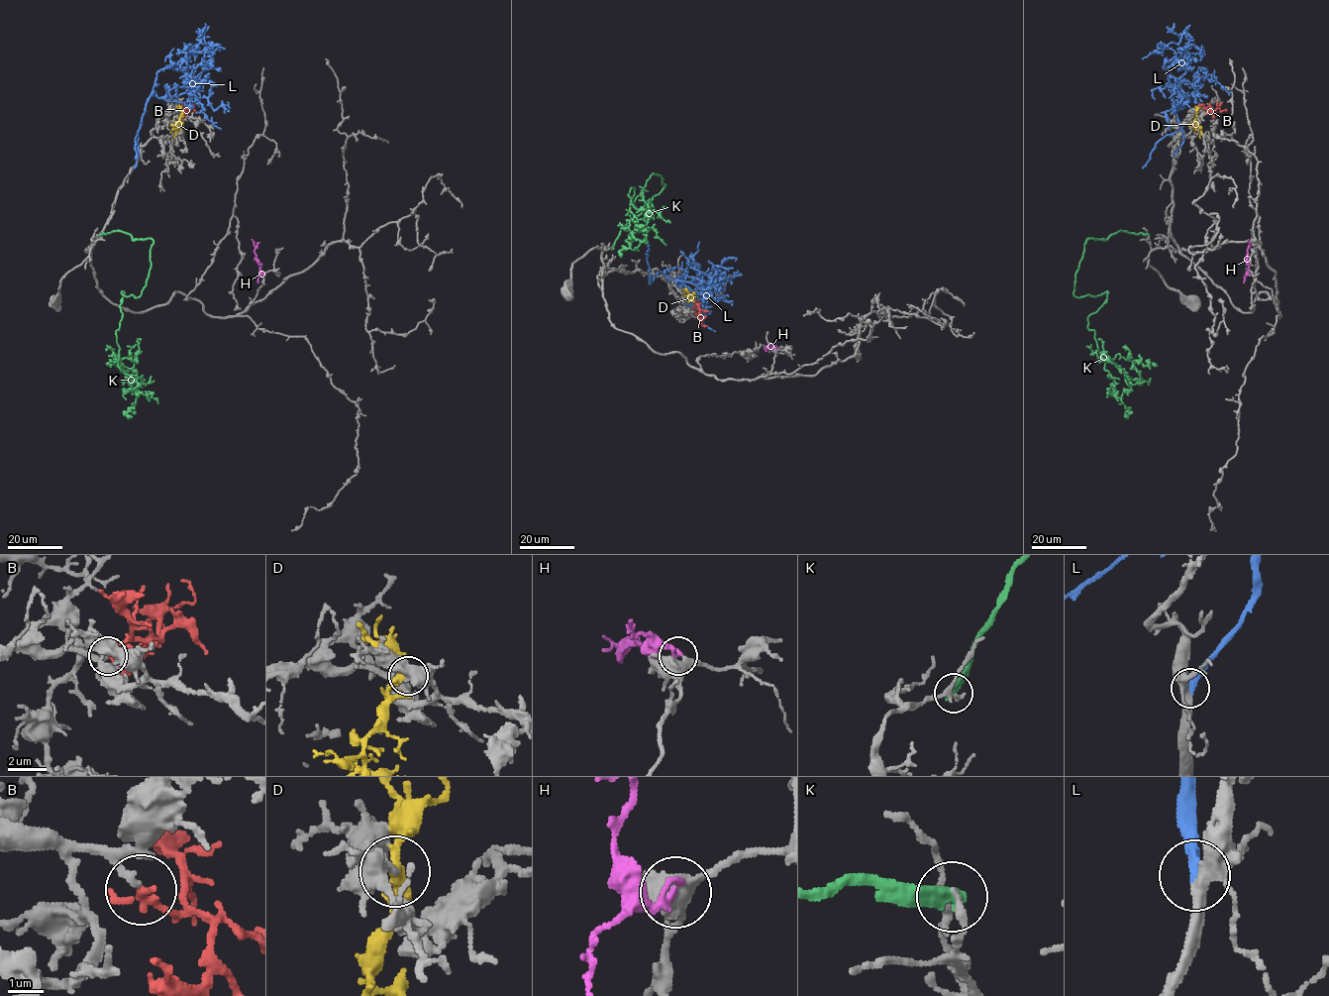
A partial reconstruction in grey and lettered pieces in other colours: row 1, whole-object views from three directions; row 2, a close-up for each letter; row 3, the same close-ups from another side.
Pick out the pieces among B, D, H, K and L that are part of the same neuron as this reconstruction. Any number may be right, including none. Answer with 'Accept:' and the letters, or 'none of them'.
Accept: B, L

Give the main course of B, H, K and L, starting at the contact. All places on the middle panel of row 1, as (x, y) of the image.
B: (693, 307), (699, 310), (701, 323), (706, 325)
H: (776, 349), (764, 348)
K: (612, 248), (665, 186), (653, 173), (636, 207), (634, 188), (628, 194), (652, 214), (644, 225)
L: (651, 274), (649, 282), (666, 269), (682, 269), (702, 287), (711, 288), (722, 263), (728, 258), (735, 261)

